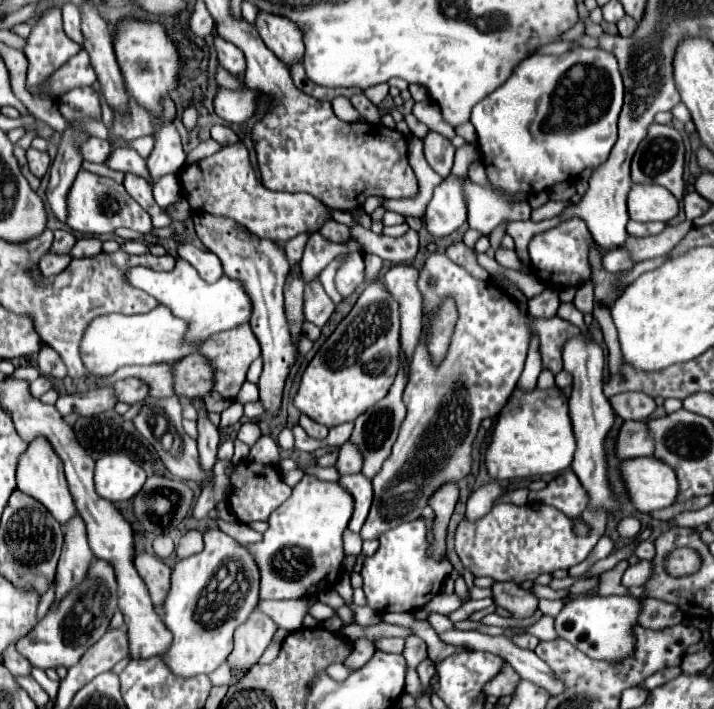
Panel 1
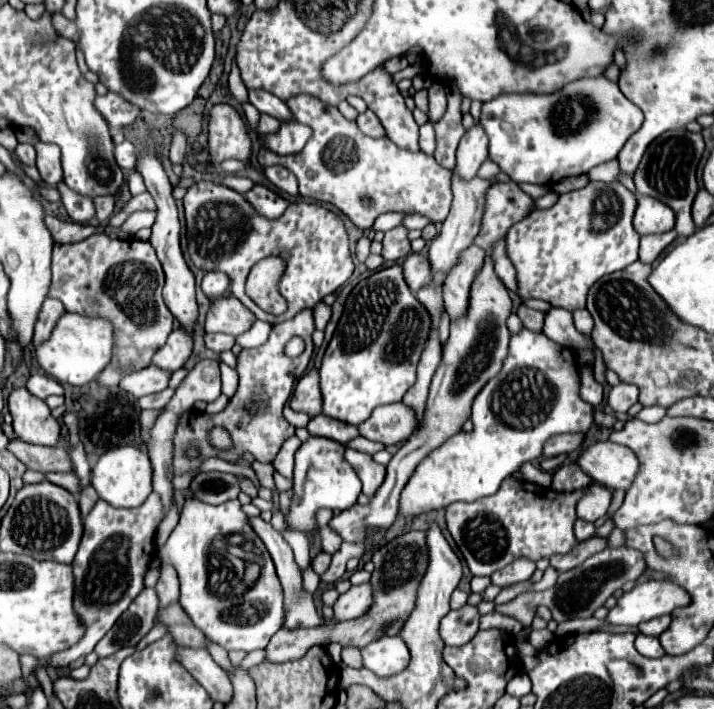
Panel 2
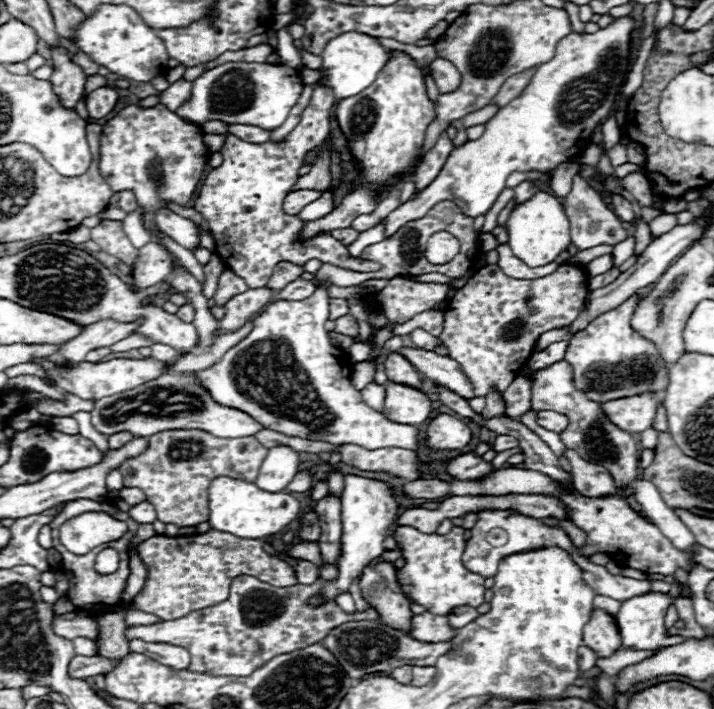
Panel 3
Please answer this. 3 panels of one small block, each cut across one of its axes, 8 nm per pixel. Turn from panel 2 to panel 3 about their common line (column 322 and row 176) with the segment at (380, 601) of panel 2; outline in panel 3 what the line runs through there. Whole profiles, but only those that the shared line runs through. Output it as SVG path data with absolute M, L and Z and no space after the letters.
M632 172L624 176L622 186L640 202L640 206L654 206L654 194L650 190L650 182L642 172Z

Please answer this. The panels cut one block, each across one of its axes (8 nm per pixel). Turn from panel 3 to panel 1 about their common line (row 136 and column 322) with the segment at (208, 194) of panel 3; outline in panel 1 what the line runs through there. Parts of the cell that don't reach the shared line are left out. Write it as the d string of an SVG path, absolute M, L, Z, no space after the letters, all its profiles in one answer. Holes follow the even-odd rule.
M330 220L330 222L326 222L326 224L320 228L320 234L322 234L326 240L330 240L330 242L340 242L340 244L342 244L342 242L348 242L348 240L350 240L350 226ZM314 278L312 282L308 282L304 286L304 316L308 322L314 322L316 326L324 326L330 318L330 314L334 312L334 302L330 300L330 296L324 292L322 284L318 278Z

